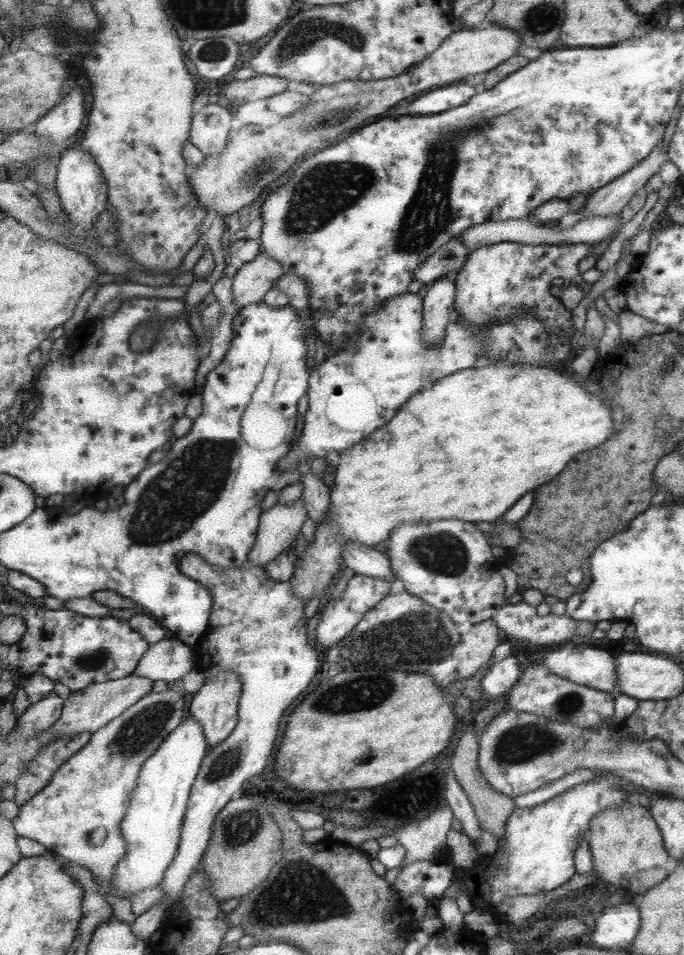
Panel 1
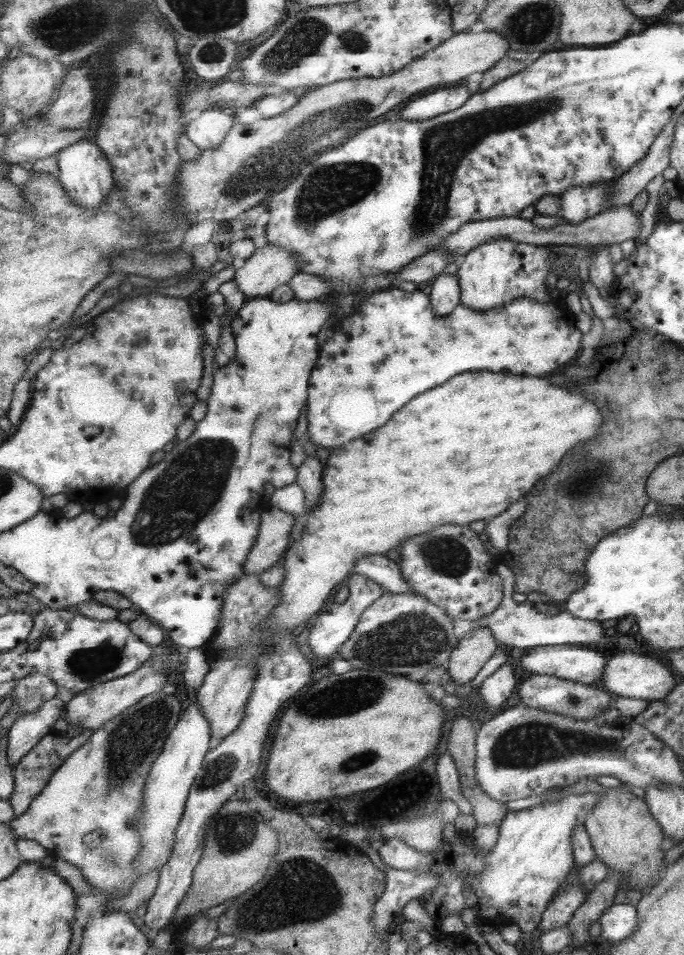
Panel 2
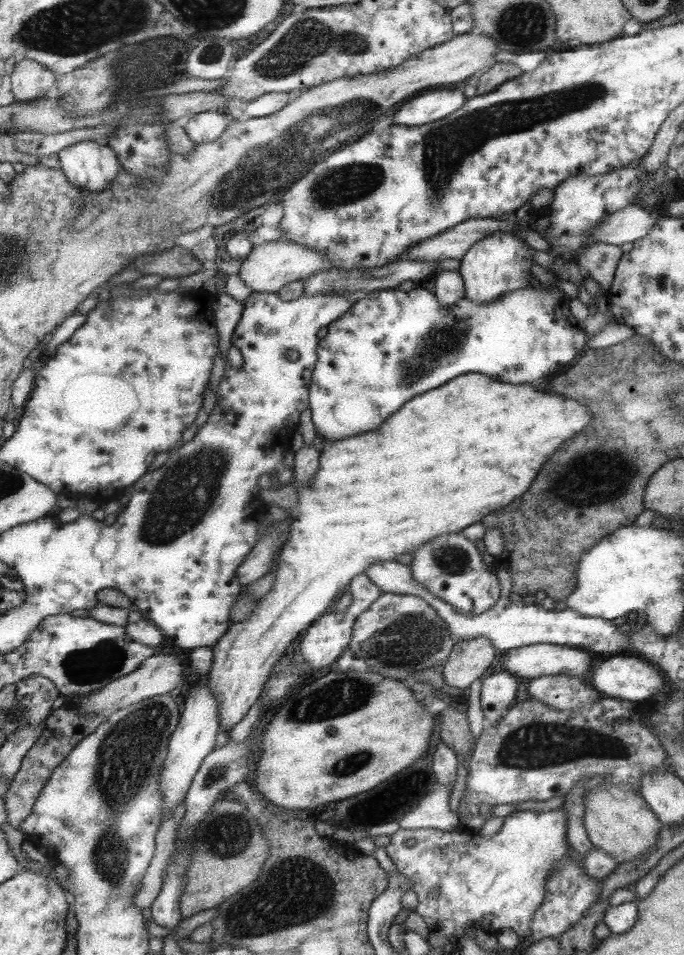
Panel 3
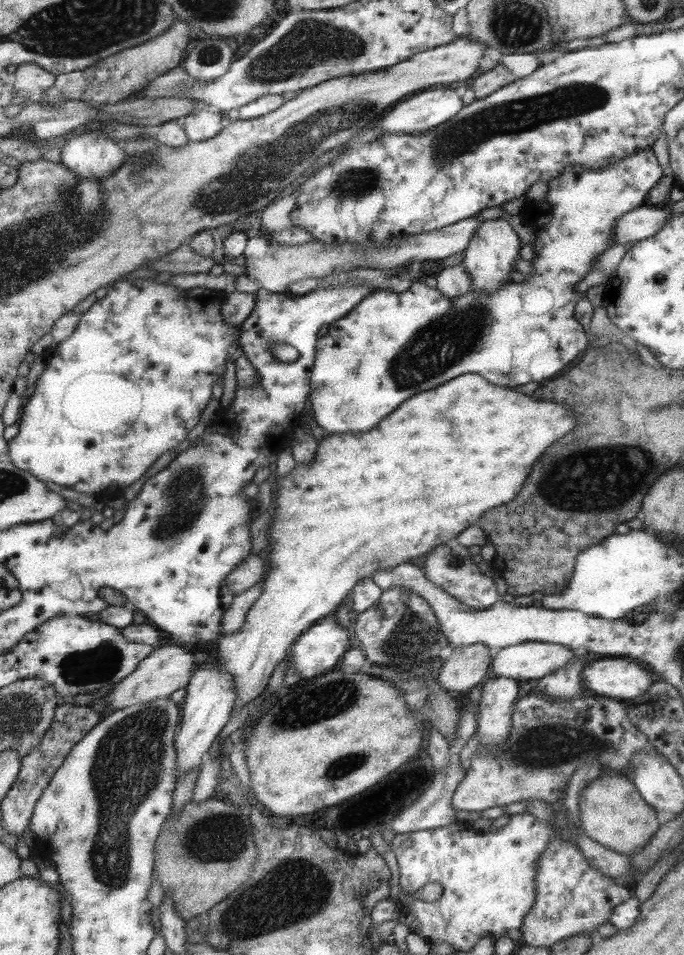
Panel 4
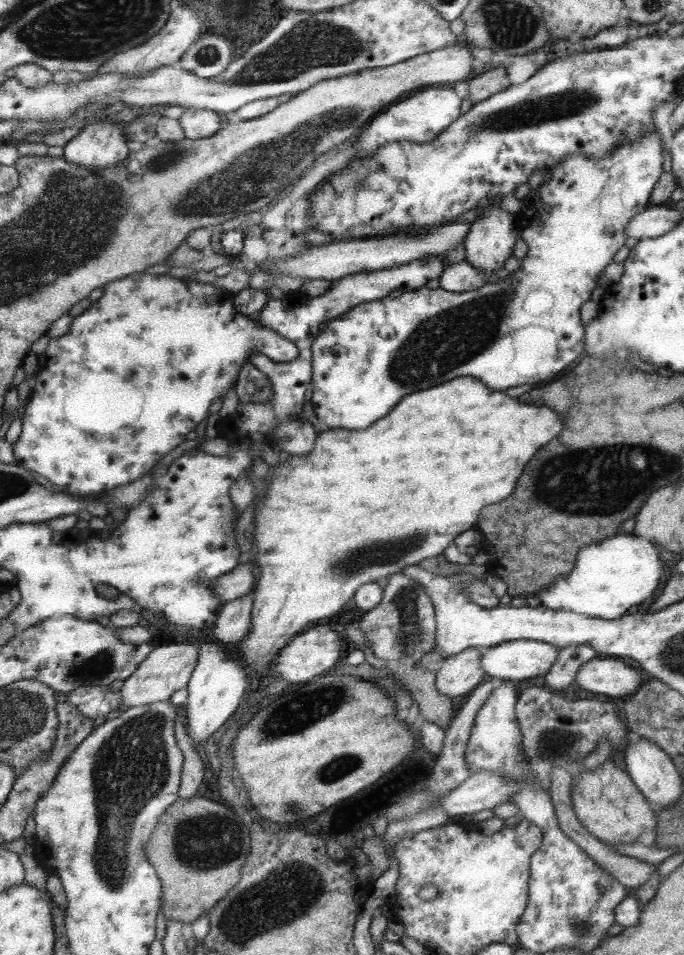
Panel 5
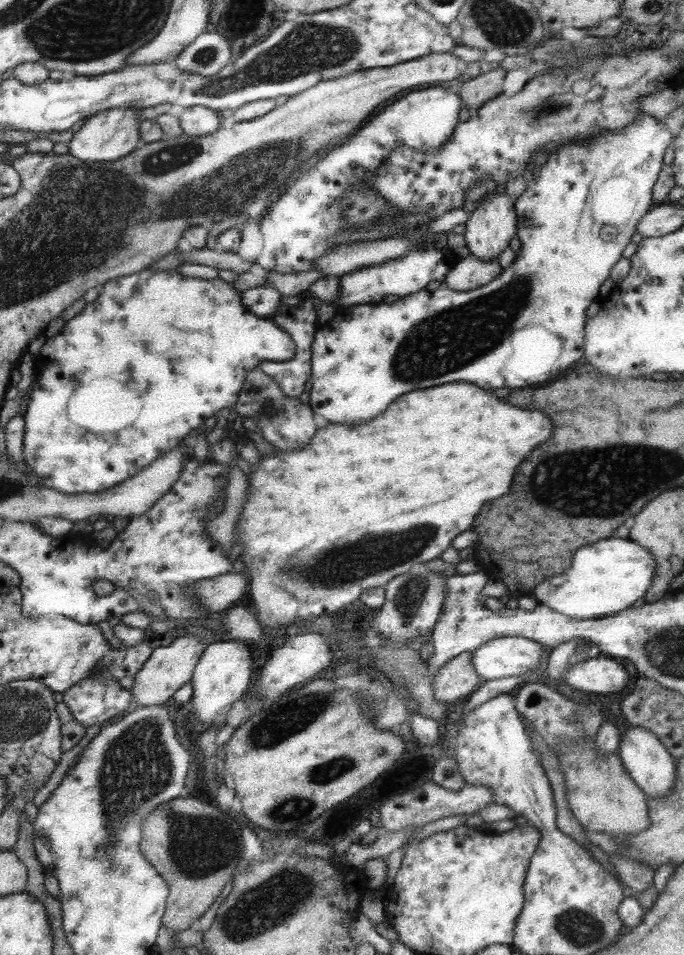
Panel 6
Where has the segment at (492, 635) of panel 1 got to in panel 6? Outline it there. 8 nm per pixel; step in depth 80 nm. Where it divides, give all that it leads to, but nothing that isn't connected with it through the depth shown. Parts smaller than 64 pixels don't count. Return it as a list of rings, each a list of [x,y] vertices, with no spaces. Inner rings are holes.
[[[465,651],[442,664],[433,673],[434,699],[451,705],[457,698],[471,694],[480,681],[472,663],[472,651]]]

